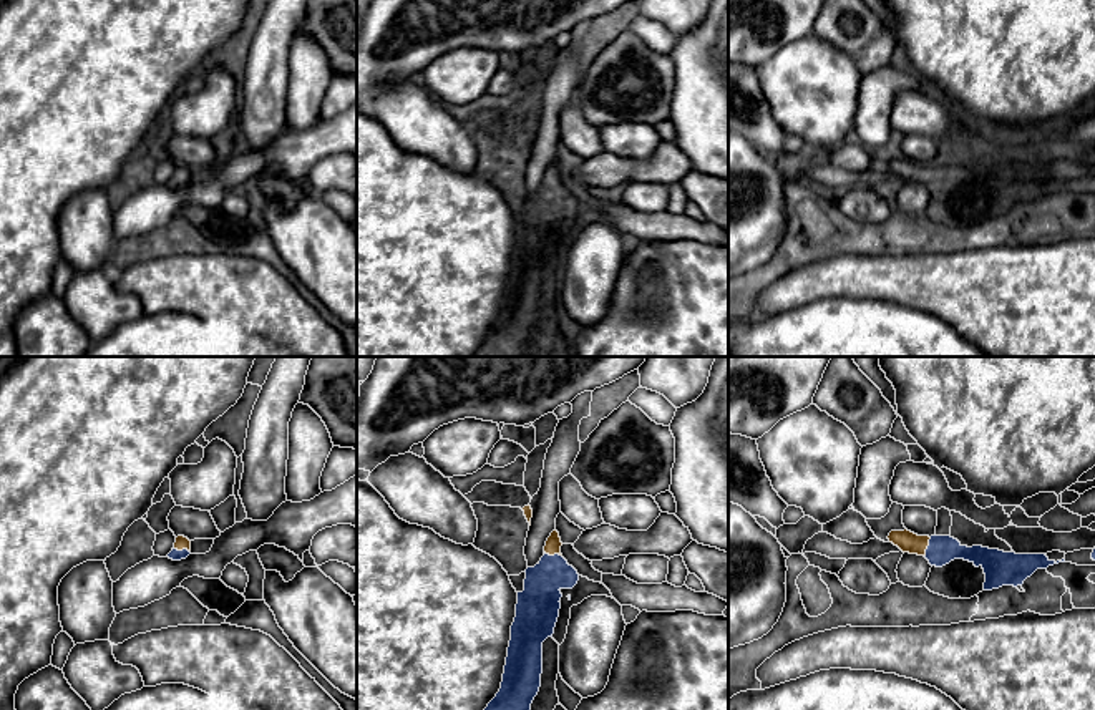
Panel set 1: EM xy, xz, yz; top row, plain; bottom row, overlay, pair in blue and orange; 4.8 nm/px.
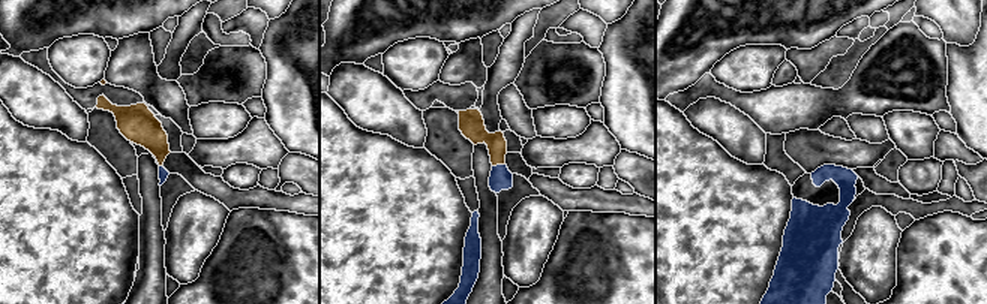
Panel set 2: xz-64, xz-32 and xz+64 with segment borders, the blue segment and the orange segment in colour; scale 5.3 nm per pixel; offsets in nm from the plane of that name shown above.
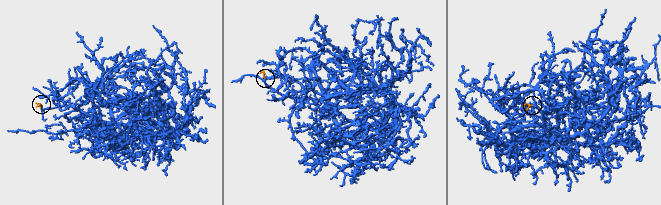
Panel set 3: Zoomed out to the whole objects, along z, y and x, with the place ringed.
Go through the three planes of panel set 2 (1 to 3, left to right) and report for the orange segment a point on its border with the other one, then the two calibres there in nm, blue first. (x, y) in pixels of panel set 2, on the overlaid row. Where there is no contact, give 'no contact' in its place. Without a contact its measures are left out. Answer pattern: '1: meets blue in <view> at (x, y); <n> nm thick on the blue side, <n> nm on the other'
1: no contact
2: meets blue in xz-32 at (498, 165); 120 nm thick on the blue side, 130 nm on the other
3: no contact

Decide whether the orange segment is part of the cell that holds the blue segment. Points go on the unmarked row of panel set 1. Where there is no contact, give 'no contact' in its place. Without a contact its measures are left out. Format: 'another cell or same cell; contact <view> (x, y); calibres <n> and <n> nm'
same cell; contact yz (928, 176); calibres 140 and 100 nm

